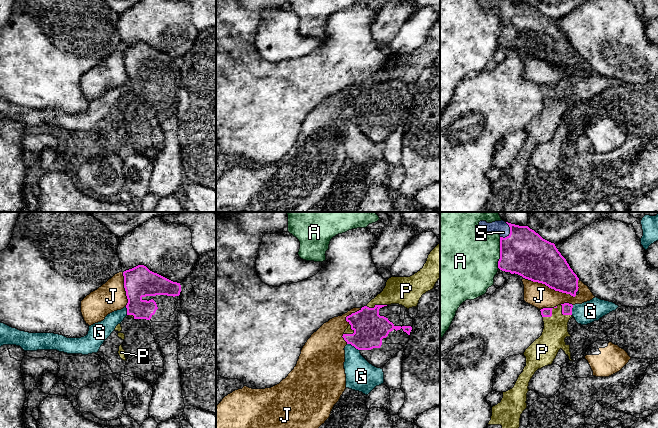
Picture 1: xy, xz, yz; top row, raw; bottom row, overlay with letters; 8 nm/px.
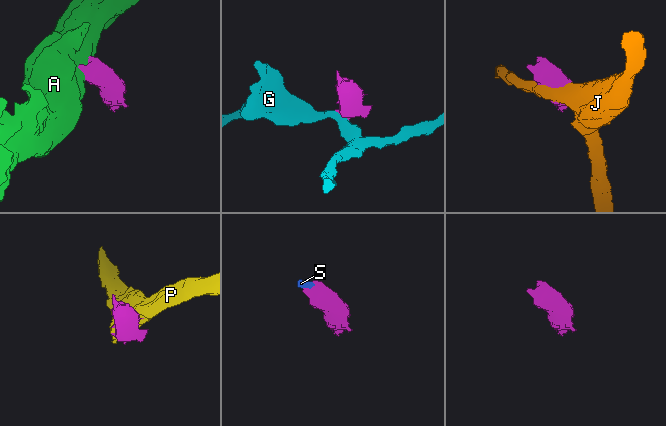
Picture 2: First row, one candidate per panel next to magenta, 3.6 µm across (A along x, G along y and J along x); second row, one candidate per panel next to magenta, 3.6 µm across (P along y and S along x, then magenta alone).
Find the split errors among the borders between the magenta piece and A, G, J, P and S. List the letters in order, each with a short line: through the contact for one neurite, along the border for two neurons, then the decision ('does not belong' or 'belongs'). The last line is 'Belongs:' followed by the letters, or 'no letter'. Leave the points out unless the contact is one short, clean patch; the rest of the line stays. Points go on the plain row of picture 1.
A: does not belong
G: line xz (347, 119), (350, 119), (359, 126); does not belong
J: does not belong
P: does not belong
S: belongs
Belongs: S

